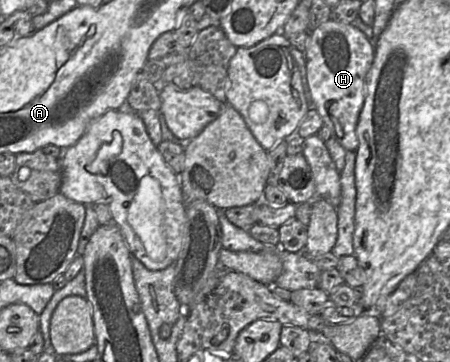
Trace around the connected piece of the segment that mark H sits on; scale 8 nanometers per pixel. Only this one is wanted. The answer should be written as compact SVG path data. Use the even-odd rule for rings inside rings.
M328 20L310 31L305 50L307 80L314 107L347 151L358 148L357 124L366 94L366 76L375 53L373 41L352 24Z

